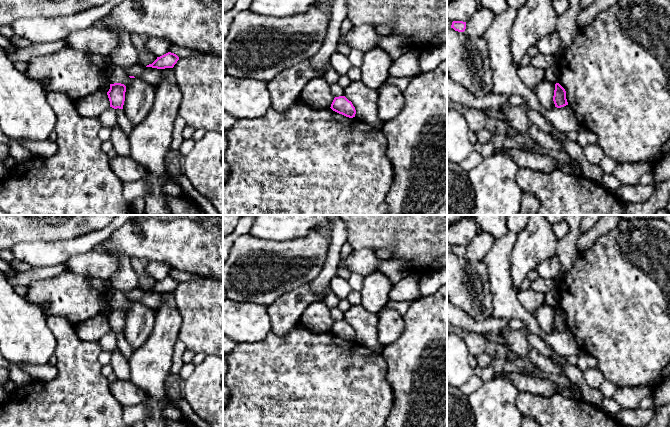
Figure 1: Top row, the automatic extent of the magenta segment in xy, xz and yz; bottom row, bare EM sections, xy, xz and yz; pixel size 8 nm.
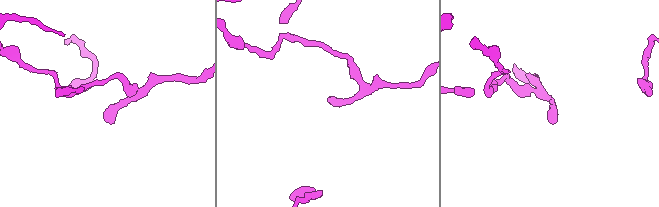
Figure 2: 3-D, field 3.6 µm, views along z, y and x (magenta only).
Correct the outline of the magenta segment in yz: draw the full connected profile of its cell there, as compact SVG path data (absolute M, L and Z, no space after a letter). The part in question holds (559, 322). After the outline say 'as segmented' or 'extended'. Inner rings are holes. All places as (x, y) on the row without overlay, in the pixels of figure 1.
M559 307L555 308L553 325L554 325L555 331L557 332L561 332L568 329L568 326L566 323L566 315Z; as segmented

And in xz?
M345 320L335 321L330 332L333 335L349 342L355 341L356 338L356 334L352 326L349 325Z; as segmented

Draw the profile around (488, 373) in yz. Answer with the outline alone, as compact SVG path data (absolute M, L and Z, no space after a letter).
M489 366L487 368L484 368L482 370L482 374L481 374L481 378L484 382L488 382L490 380L492 380L495 376L495 372L492 366Z

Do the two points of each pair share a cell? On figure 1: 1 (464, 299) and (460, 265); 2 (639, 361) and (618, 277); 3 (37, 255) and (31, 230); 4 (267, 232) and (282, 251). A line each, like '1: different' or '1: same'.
1: same
2: same
3: different
4: different

